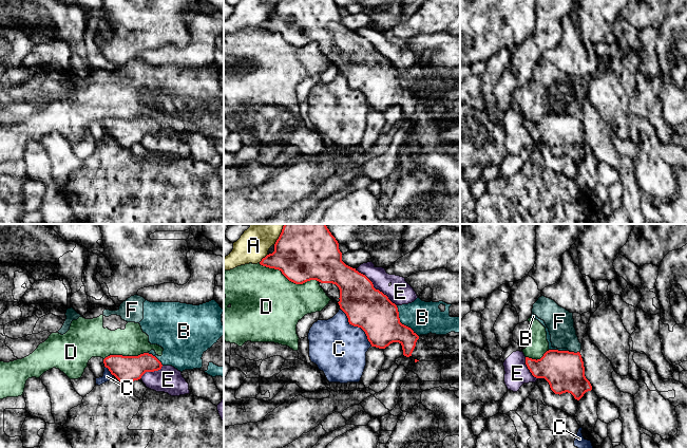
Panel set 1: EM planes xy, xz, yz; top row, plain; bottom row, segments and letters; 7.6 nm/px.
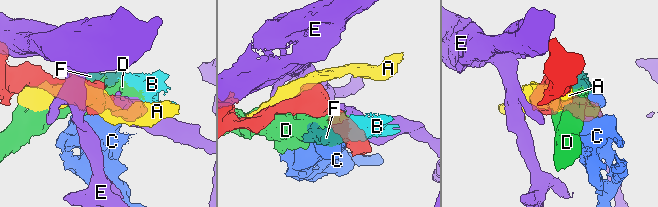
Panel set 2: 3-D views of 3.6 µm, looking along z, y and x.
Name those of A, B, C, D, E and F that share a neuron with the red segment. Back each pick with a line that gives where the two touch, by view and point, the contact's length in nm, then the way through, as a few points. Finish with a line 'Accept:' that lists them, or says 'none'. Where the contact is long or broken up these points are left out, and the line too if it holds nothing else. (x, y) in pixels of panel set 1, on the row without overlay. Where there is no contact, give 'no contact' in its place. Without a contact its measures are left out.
Accept: none

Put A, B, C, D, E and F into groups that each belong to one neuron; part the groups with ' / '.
A / B D F / C / E

